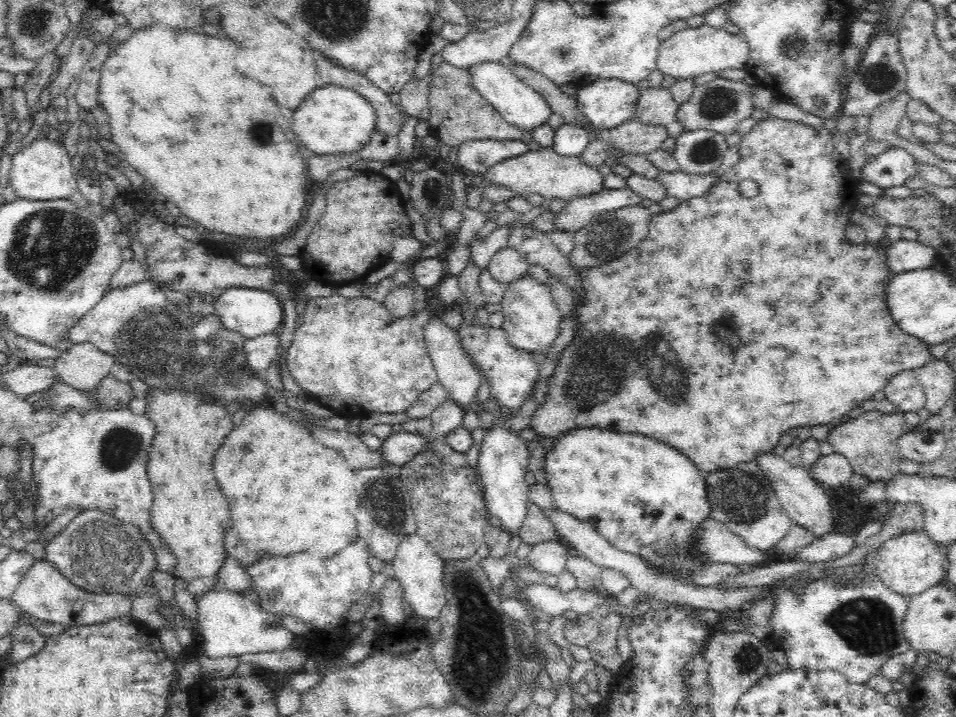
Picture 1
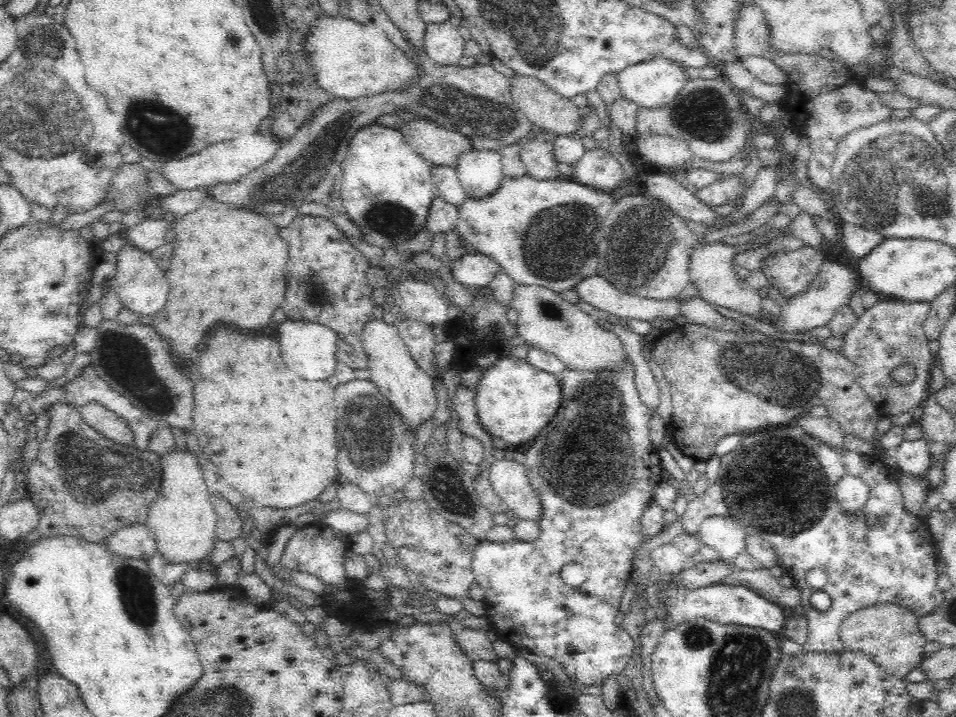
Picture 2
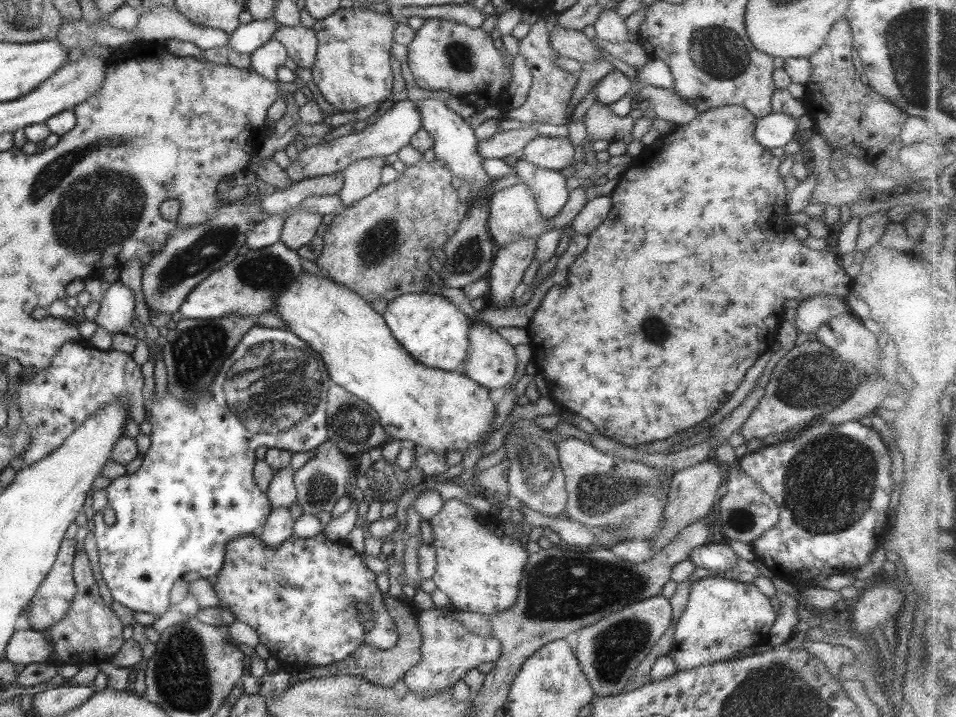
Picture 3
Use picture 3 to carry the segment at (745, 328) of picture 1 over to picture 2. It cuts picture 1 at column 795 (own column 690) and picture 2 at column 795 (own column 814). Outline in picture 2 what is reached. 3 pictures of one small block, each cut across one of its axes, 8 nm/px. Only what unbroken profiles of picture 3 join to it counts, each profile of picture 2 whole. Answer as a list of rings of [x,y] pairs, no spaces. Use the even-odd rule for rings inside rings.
[[[806,246],[793,251],[780,251],[768,255],[762,261],[761,269],[772,284],[786,299],[808,288],[808,284],[820,272],[824,260],[820,249]]]

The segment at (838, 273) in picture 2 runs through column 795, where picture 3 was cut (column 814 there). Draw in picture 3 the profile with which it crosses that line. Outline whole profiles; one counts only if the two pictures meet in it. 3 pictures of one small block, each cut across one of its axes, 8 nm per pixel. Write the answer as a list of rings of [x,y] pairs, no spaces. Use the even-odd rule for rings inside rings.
[[[815,294],[799,302],[795,309],[794,326],[805,337],[809,332],[815,332],[827,320],[849,312],[845,299],[833,294]]]

